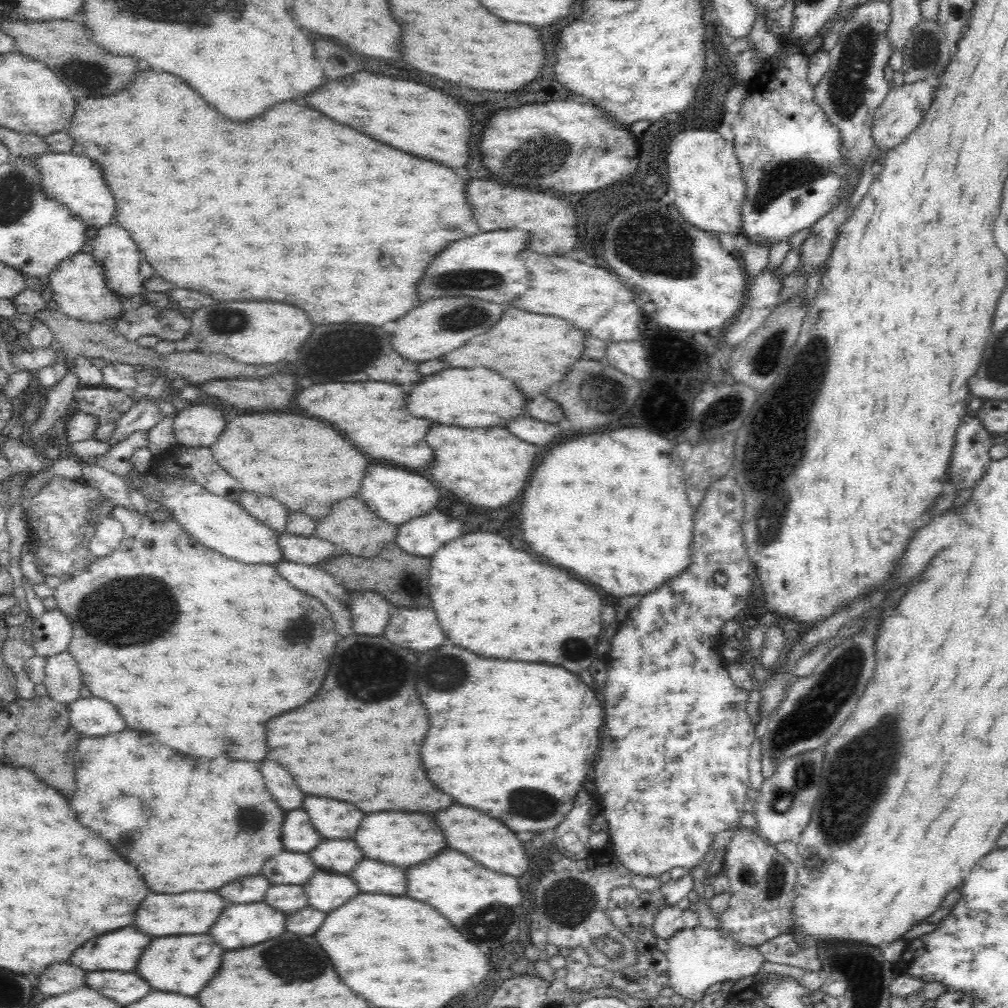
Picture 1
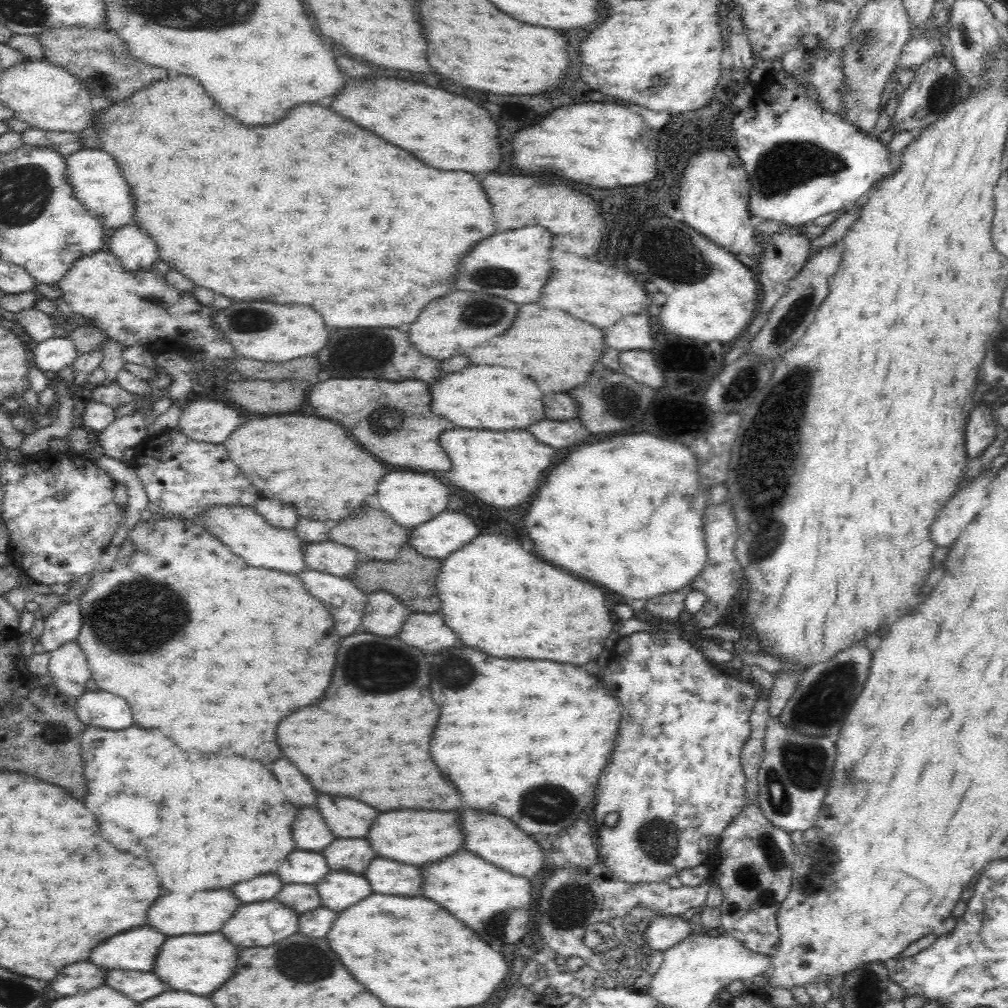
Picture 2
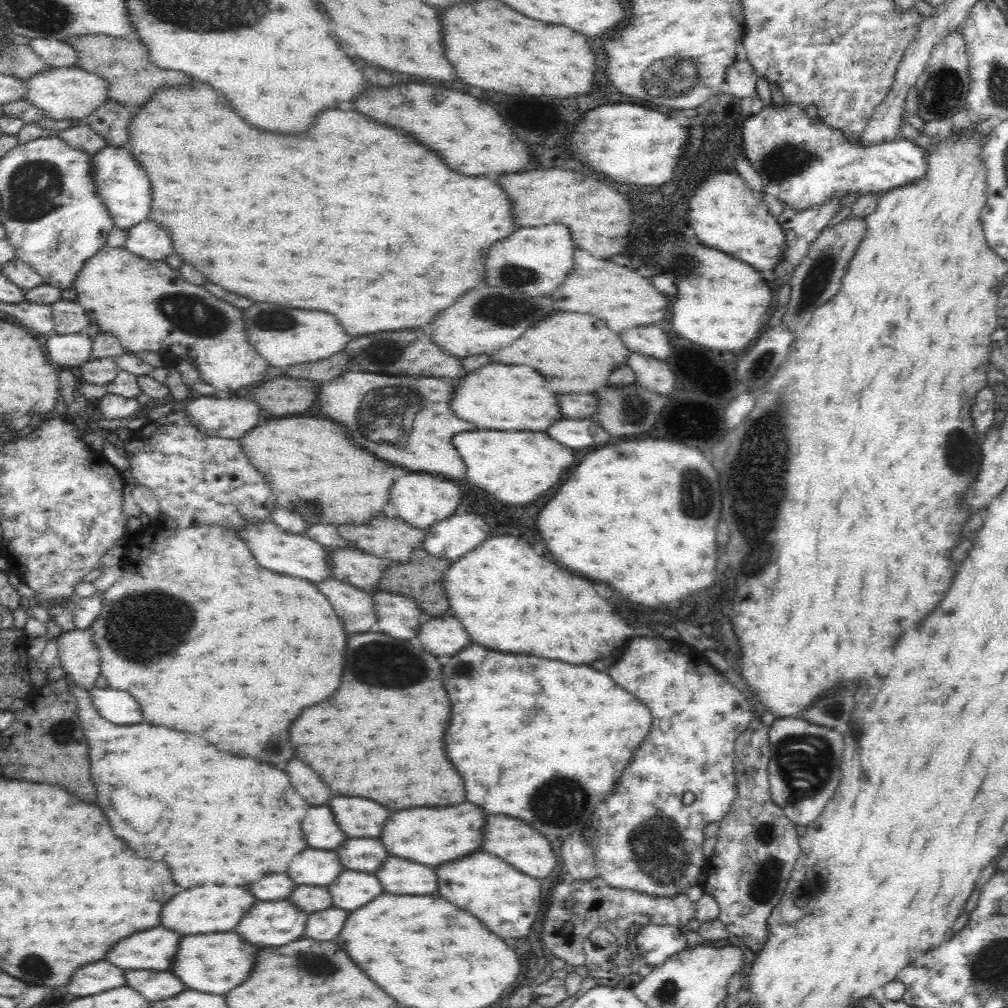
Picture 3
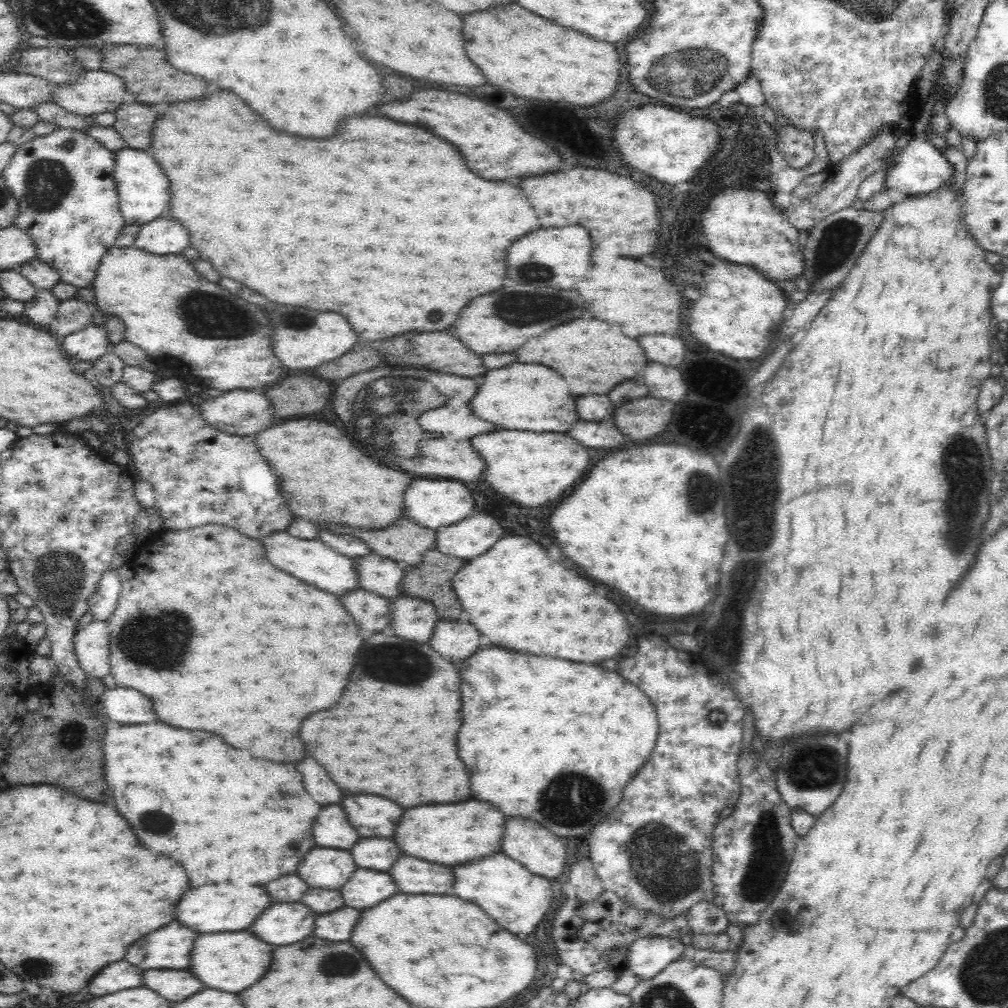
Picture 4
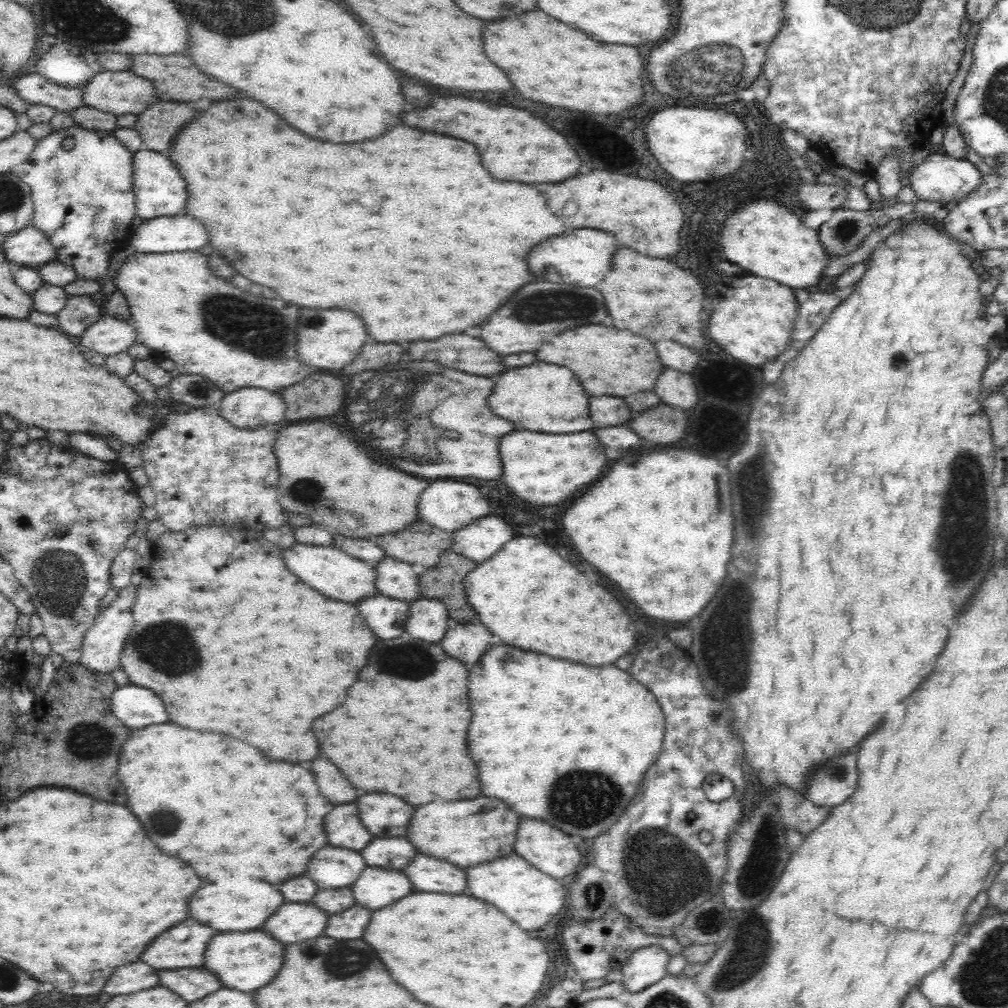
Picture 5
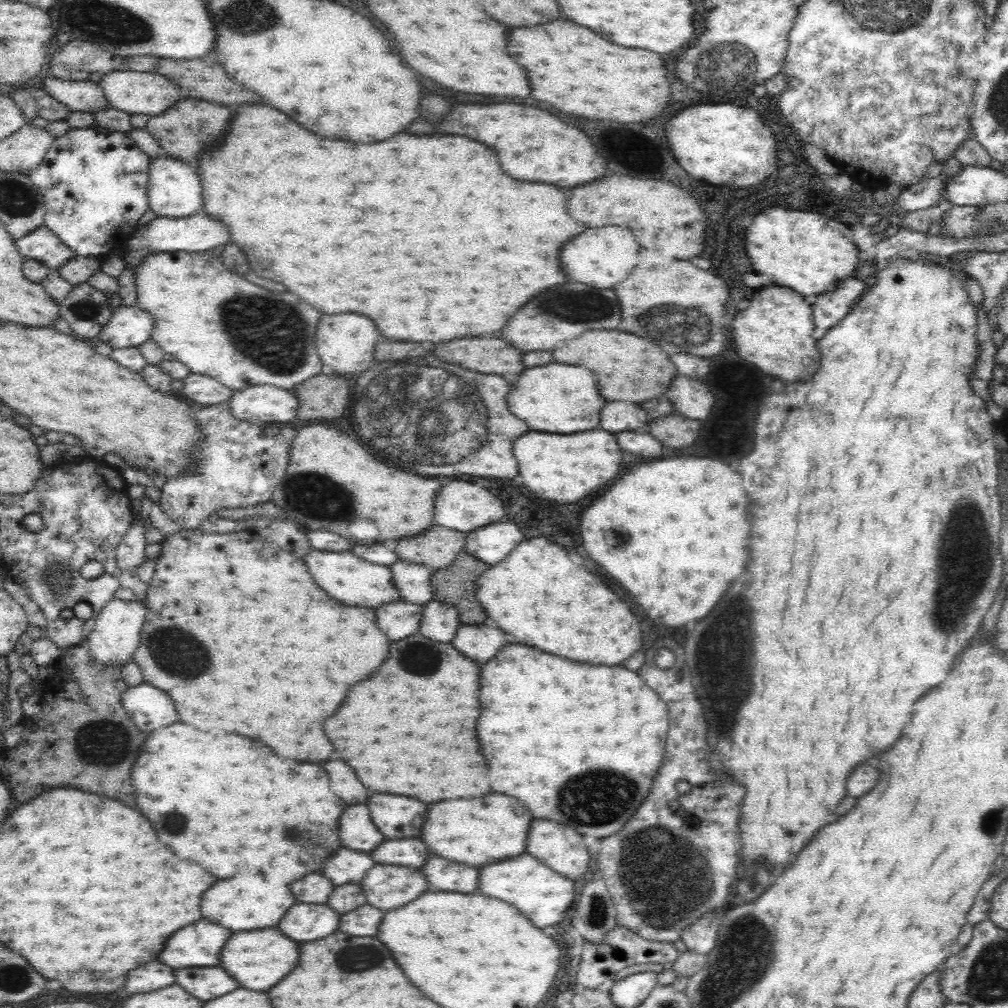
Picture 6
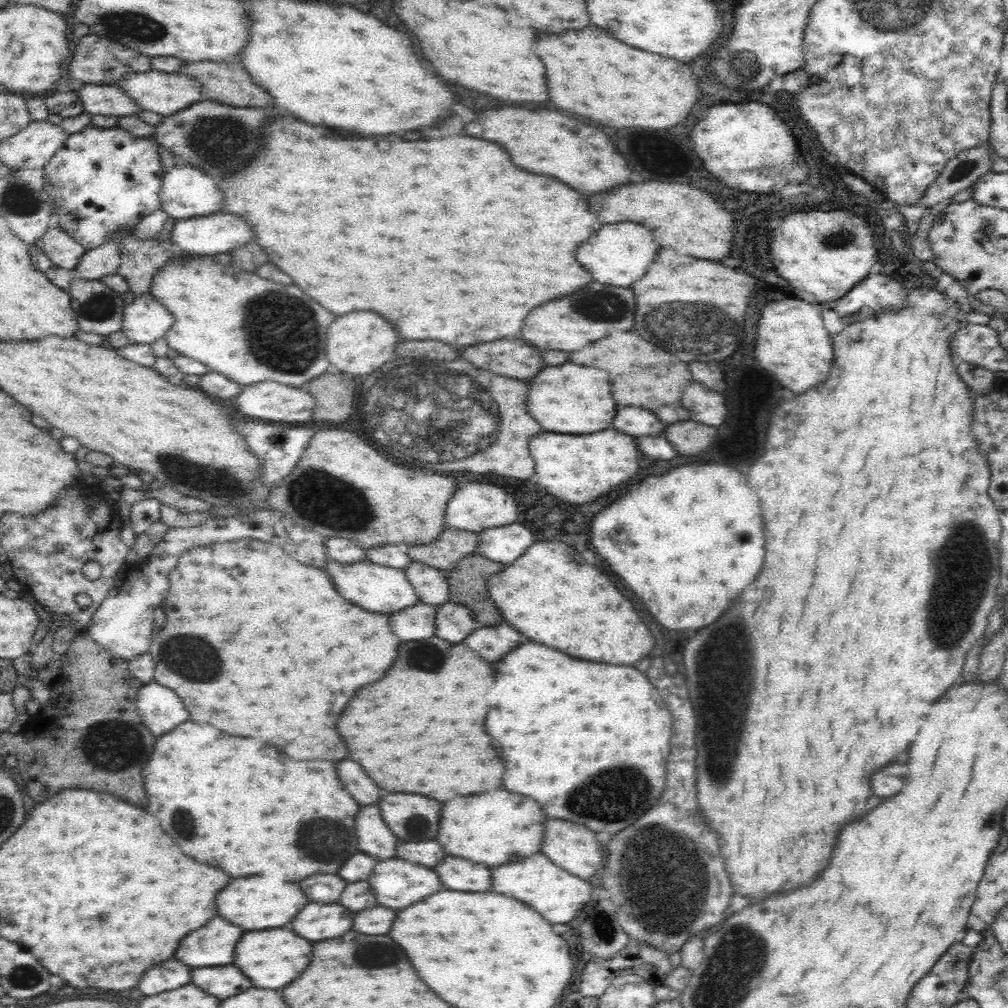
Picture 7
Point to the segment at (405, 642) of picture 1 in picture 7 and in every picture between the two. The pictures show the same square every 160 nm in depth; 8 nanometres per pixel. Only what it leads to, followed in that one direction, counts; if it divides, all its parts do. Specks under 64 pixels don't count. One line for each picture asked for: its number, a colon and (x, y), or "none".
2: (425, 631)
3: (439, 636)
4: (453, 640)
5: (466, 643)
6: (479, 642)
7: (492, 643)

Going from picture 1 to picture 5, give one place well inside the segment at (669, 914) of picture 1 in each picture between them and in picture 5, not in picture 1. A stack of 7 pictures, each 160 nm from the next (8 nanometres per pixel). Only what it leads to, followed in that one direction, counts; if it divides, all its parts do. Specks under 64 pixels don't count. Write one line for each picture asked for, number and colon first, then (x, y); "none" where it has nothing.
2: (664, 932)
3: (656, 944)
4: (648, 956)
5: (648, 965)

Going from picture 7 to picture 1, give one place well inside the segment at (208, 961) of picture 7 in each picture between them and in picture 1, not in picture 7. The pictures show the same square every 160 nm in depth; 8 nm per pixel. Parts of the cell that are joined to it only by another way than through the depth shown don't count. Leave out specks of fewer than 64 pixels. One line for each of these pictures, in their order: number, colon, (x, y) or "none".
1: (119, 950)
2: (136, 949)
3: (153, 949)
4: (169, 948)
5: (164, 953)
6: (199, 944)

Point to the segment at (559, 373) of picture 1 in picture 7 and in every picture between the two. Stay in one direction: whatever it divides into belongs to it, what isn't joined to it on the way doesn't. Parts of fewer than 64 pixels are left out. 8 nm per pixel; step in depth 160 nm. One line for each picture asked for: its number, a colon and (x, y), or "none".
2: (567, 348)
3: (585, 350)
4: (593, 356)
5: (607, 361)
6: (630, 368)
7: (641, 374)

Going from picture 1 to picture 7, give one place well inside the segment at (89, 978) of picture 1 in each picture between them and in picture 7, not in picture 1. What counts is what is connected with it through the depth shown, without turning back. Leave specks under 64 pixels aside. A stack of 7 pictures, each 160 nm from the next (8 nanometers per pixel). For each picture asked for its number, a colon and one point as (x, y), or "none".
2: (136, 985)
3: (153, 986)
4: (175, 985)
5: (192, 985)
6: (205, 983)
7: (225, 981)

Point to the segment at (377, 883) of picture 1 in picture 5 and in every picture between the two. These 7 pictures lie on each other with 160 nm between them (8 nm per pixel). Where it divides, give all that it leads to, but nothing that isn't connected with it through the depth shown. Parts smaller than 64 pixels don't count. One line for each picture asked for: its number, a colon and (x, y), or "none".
2: (385, 876)
3: (397, 876)
4: (413, 876)
5: (426, 874)

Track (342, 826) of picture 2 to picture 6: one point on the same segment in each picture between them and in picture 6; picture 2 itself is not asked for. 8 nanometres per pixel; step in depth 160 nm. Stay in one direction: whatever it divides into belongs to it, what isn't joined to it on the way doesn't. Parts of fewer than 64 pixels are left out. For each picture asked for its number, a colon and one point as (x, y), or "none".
3: (358, 818)
4: (371, 816)
5: (383, 815)
6: (397, 817)

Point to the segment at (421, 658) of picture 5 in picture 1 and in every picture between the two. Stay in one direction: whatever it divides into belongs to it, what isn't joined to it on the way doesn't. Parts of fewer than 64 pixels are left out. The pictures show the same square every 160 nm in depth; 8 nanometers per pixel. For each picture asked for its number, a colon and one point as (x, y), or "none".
1: (329, 748)
2: (389, 732)
3: (395, 736)
4: (398, 741)

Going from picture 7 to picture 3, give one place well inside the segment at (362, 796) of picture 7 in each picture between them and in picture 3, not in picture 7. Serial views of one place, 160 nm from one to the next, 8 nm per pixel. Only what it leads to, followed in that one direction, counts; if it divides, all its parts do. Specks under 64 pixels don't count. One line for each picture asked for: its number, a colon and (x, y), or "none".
3: (305, 781)
4: (319, 786)
5: (334, 786)
6: (343, 781)

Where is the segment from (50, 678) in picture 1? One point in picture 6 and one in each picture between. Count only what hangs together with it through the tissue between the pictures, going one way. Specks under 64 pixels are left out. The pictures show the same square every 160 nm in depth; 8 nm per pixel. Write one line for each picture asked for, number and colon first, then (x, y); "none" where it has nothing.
2: (67, 668)
3: (78, 657)
4: (90, 643)
5: (102, 643)
6: (116, 633)

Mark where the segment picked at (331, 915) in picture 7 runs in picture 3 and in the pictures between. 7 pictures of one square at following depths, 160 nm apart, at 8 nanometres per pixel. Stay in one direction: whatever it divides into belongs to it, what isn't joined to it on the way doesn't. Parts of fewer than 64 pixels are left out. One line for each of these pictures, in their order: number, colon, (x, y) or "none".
3: (276, 923)
4: (281, 924)
5: (293, 922)
6: (303, 922)

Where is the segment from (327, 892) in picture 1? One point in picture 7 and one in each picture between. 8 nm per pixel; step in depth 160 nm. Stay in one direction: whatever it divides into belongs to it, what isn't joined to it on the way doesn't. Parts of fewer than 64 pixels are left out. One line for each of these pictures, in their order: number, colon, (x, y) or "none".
2: (337, 890)
3: (351, 889)
4: (365, 888)
5: (374, 888)
6: (385, 886)
7: (396, 883)

